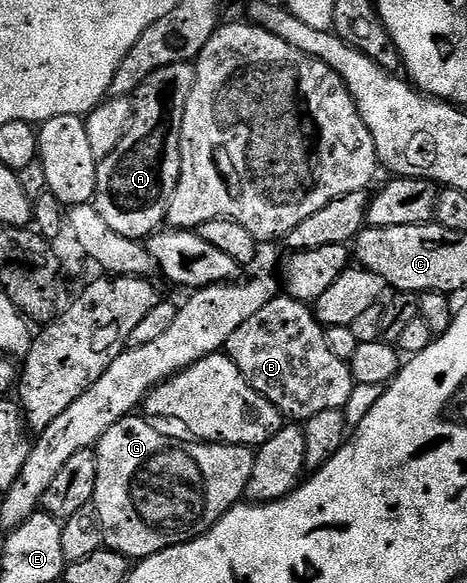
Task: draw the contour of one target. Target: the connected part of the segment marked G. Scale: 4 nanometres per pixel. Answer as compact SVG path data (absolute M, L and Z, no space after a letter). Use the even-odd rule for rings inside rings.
M128 415L109 428L96 445L98 473L92 502L100 514L100 526L104 526L104 545L138 562L204 535L223 514L245 497L254 465L254 452L245 444L185 444L182 440L173 440L157 432L149 423L153 424L145 415ZM169 496L174 496L174 512L170 509Z

